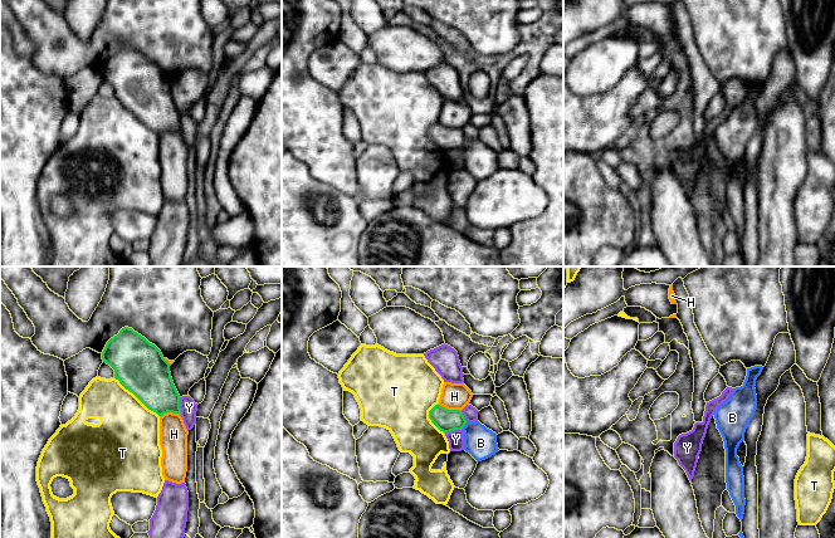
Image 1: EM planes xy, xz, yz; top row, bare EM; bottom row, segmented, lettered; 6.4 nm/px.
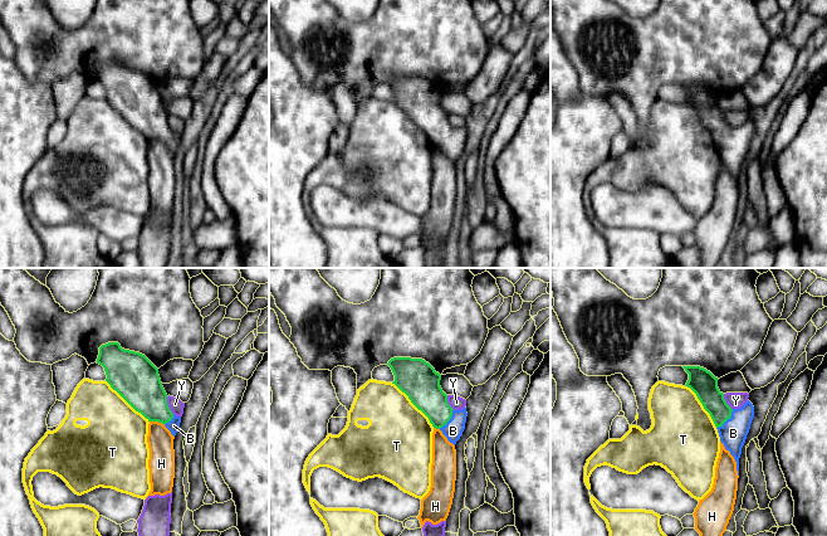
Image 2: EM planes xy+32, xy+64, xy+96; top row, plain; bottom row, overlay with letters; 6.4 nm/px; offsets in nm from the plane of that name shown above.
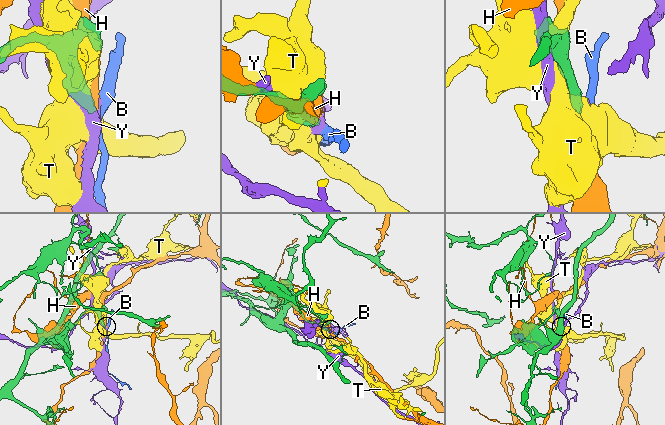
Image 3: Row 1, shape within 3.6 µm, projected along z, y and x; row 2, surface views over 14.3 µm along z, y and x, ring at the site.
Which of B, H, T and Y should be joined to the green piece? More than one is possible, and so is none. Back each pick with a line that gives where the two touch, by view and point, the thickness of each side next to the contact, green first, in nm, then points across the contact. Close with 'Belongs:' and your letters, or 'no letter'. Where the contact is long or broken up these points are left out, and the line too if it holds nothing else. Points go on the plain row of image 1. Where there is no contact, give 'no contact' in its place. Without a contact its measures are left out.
B: meets green in xz at (464, 143); 150 nm thick on the green side, 200 nm on the other; runs through xz (445, 138), (455, 138), (464, 143), (481, 161)
Belongs: B

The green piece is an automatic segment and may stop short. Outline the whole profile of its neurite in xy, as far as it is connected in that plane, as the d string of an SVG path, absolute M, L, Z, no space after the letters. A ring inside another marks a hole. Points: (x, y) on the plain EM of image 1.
M124 45L111 57L103 70L102 78L114 88L114 97L132 111L148 128L158 134L172 131L181 134L180 113L174 103L170 82L161 69L132 47Z

